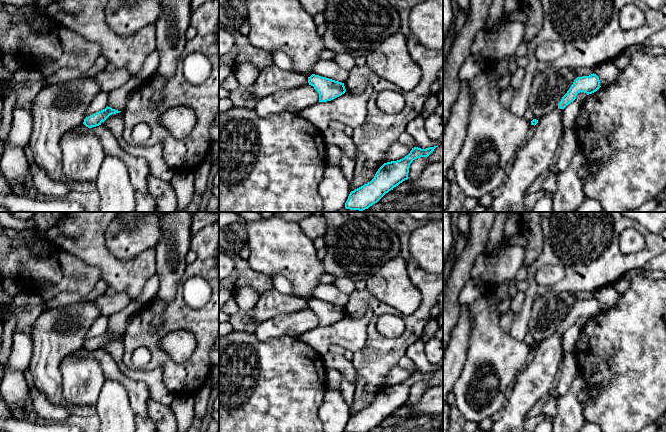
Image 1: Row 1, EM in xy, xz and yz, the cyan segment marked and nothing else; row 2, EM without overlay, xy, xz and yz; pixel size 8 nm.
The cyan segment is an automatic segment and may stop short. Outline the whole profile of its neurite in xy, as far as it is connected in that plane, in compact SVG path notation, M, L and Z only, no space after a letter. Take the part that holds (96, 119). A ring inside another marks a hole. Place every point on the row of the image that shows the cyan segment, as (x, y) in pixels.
M107 106L105 109L86 117L83 124L88 128L96 127L101 125L110 115L120 112Z

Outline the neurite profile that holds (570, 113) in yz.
M575 99L562 109L562 124L564 128L573 128L576 124L581 104Z

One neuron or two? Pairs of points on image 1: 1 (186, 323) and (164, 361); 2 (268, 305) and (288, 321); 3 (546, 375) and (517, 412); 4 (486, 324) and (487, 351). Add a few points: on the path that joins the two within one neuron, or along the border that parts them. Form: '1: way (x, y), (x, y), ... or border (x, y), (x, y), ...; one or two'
1: way (172, 323), (155, 337), (155, 347); one
2: border (303, 309), (278, 314), (258, 323); two
3: way (537, 384), (520, 403); one
4: way (486, 331), (487, 344); one

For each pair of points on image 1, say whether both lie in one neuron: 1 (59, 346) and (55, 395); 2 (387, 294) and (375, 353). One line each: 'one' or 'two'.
1: one
2: two

